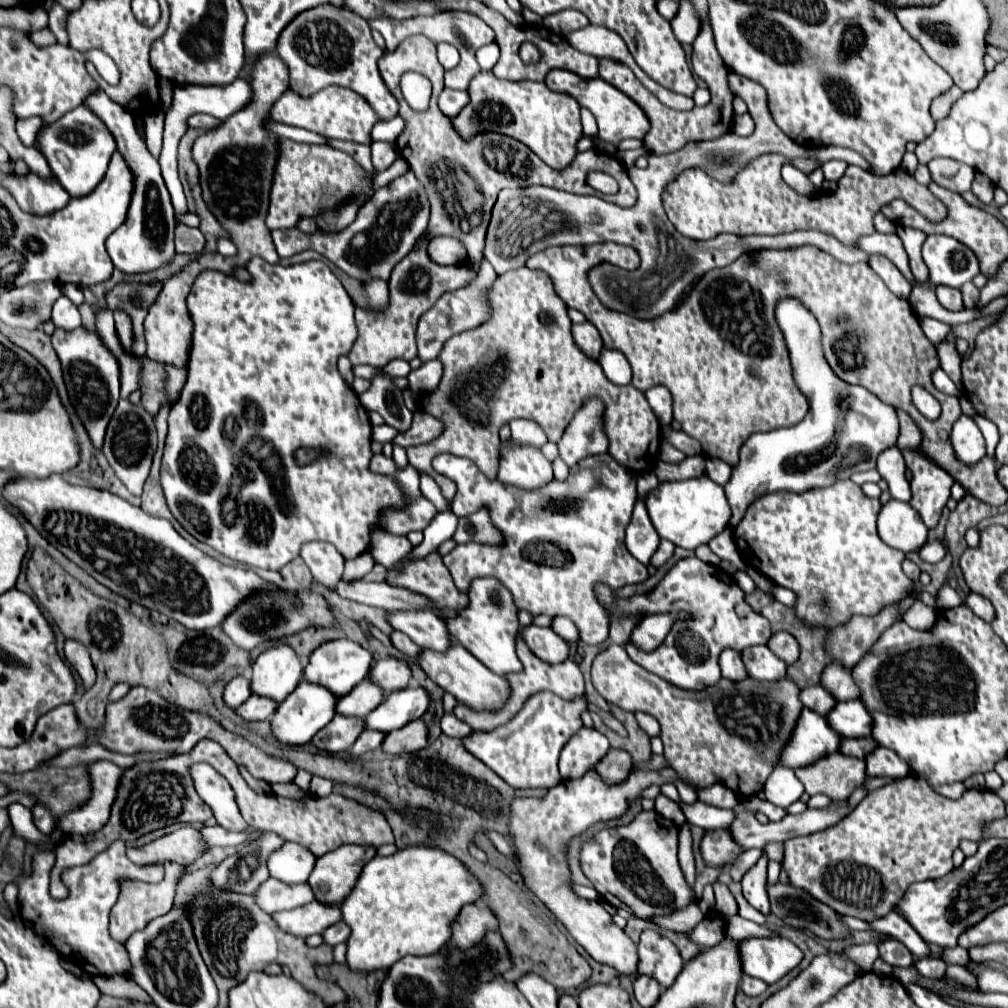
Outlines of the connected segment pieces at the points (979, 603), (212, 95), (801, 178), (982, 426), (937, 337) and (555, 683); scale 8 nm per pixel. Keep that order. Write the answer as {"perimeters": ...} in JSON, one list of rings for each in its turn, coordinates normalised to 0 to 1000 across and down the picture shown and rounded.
{"perimeters":[[[[961,588],[957,598],[959,598],[959,602],[961,602],[969,612],[973,612],[975,616],[979,616],[979,618],[985,616],[987,606],[985,606],[985,600],[983,600],[977,592],[971,592],[971,590],[967,590],[967,588]]],[[[235,78],[227,84],[176,84],[172,88],[172,100],[164,112],[164,132],[162,132],[162,150],[160,150],[160,156],[158,156],[158,164],[160,164],[160,170],[162,170],[162,178],[164,178],[164,184],[170,191],[170,197],[172,197],[172,205],[174,209],[178,211],[186,211],[186,199],[185,194],[182,193],[182,188],[180,188],[180,180],[176,176],[176,142],[178,138],[182,136],[182,132],[186,130],[186,118],[193,112],[207,112],[219,120],[223,120],[225,116],[229,116],[231,112],[235,112],[237,108],[245,106],[249,102],[249,96],[251,96],[251,88],[247,86],[245,80],[241,78]]],[[[779,163],[776,166],[775,173],[777,179],[793,192],[806,194],[812,189],[813,191],[814,190],[814,188],[809,188],[807,186],[807,183],[797,171],[784,163]]],[[[972,412],[966,413],[966,418],[969,420],[971,426],[975,430],[978,438],[978,448],[982,453],[987,453],[987,445],[991,438],[991,429],[989,423],[984,421],[984,418],[973,414]]],[[[917,314],[914,316],[914,326],[916,330],[924,336],[924,338],[936,338],[938,332],[941,330],[941,324],[939,320],[934,320],[930,316],[924,316],[922,314]]],[[[513,634],[513,650],[515,650],[515,654],[517,654],[517,658],[519,658],[521,664],[519,664],[517,668],[507,668],[507,670],[501,672],[501,674],[507,674],[507,684],[509,684],[509,688],[507,688],[507,711],[519,701],[519,697],[521,697],[529,688],[535,688],[535,686],[539,686],[539,684],[549,686],[551,689],[555,689],[555,691],[559,691],[559,693],[568,693],[568,691],[580,688],[578,670],[576,670],[572,658],[568,658],[566,654],[563,654],[563,656],[555,658],[555,660],[541,658],[541,656],[537,656],[535,652],[531,652],[531,648],[527,648],[527,644],[525,644],[517,634]]]]}

